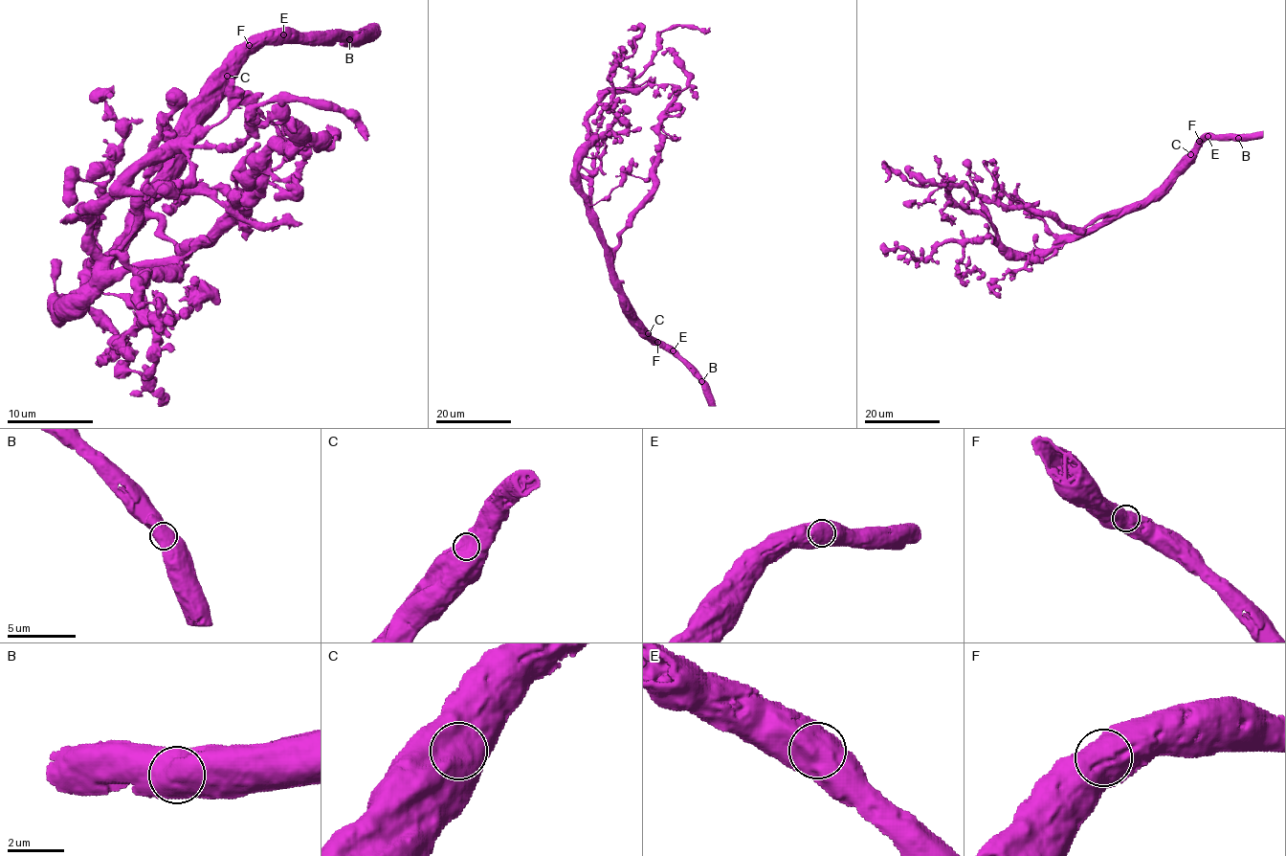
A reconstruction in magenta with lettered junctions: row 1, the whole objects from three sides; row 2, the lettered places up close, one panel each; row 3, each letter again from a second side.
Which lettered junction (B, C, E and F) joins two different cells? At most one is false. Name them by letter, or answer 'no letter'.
no letter

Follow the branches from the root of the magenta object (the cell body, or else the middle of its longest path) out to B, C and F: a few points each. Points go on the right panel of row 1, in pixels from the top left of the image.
B: (1180, 169), (1177, 168), (1205, 140), (1238, 138)
C: (1180, 169), (1177, 166), (1190, 154)
F: (1180, 169), (1177, 166), (1199, 141)

